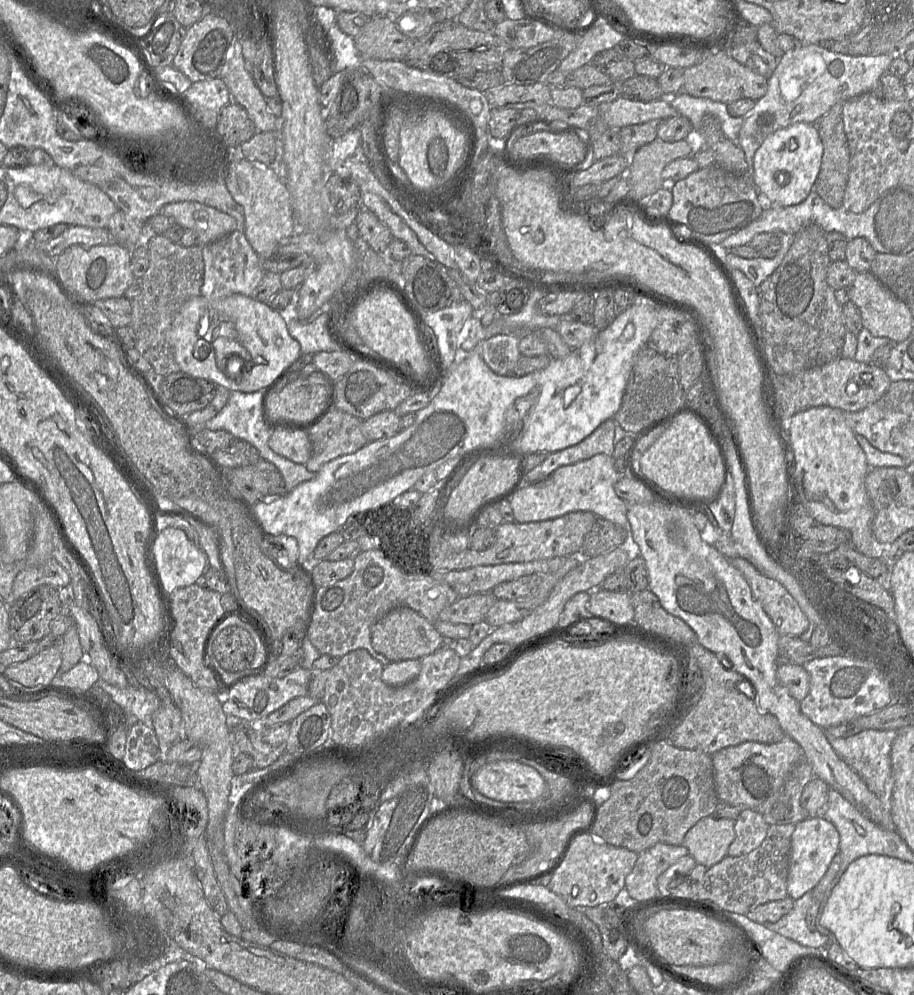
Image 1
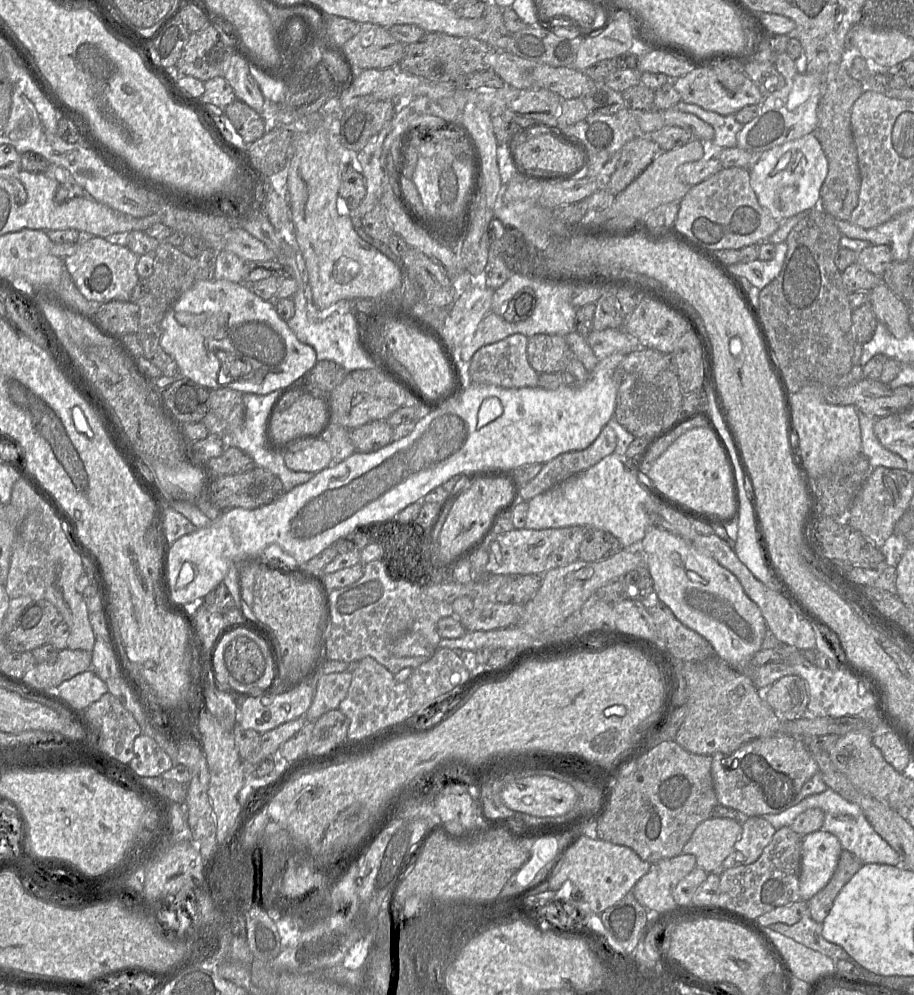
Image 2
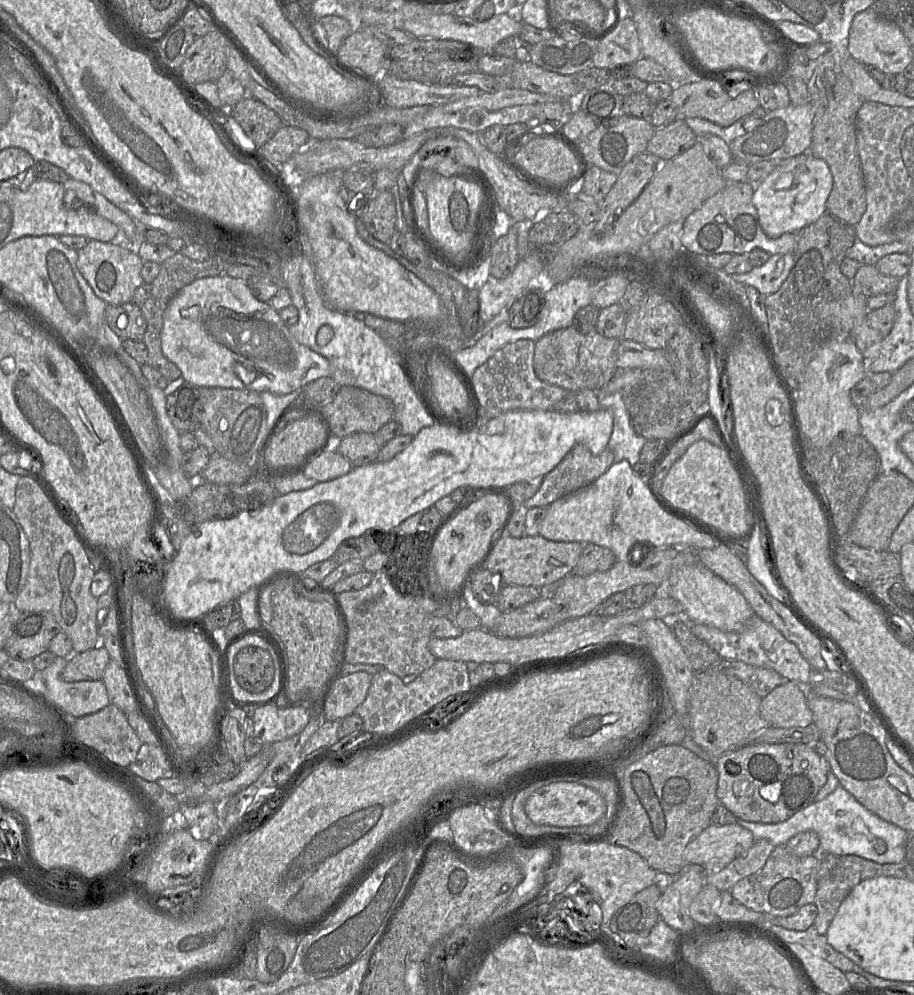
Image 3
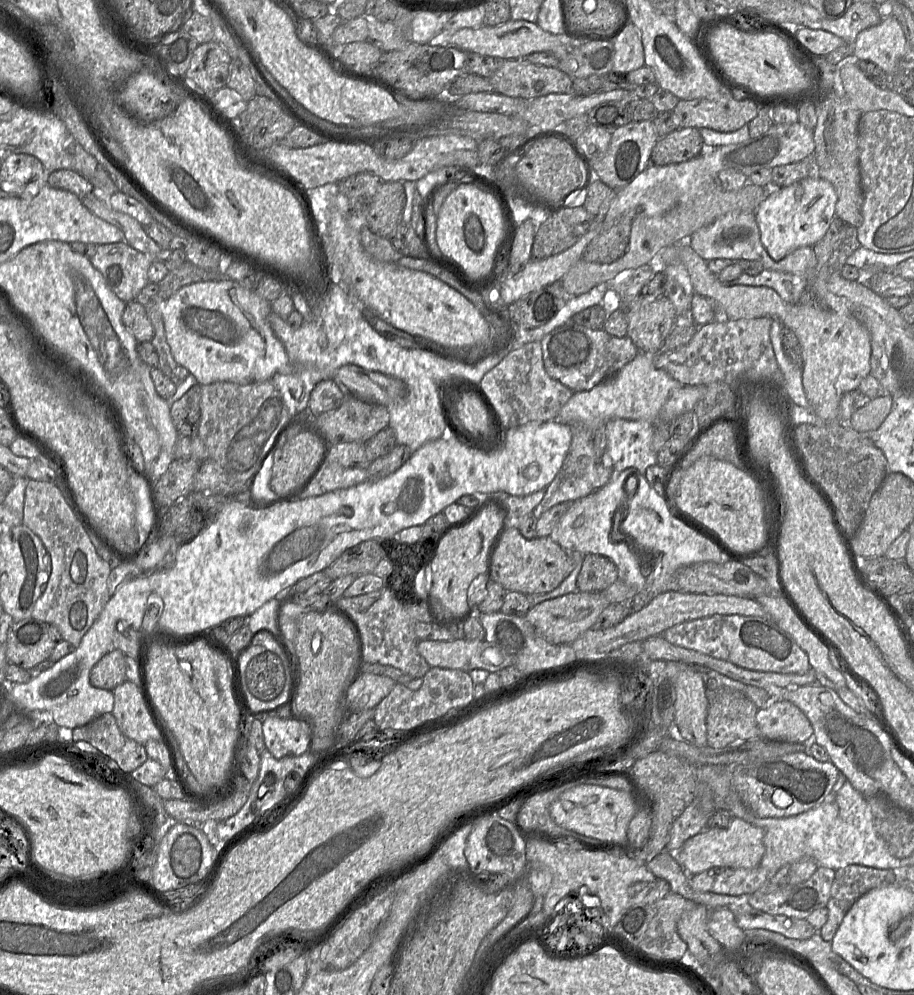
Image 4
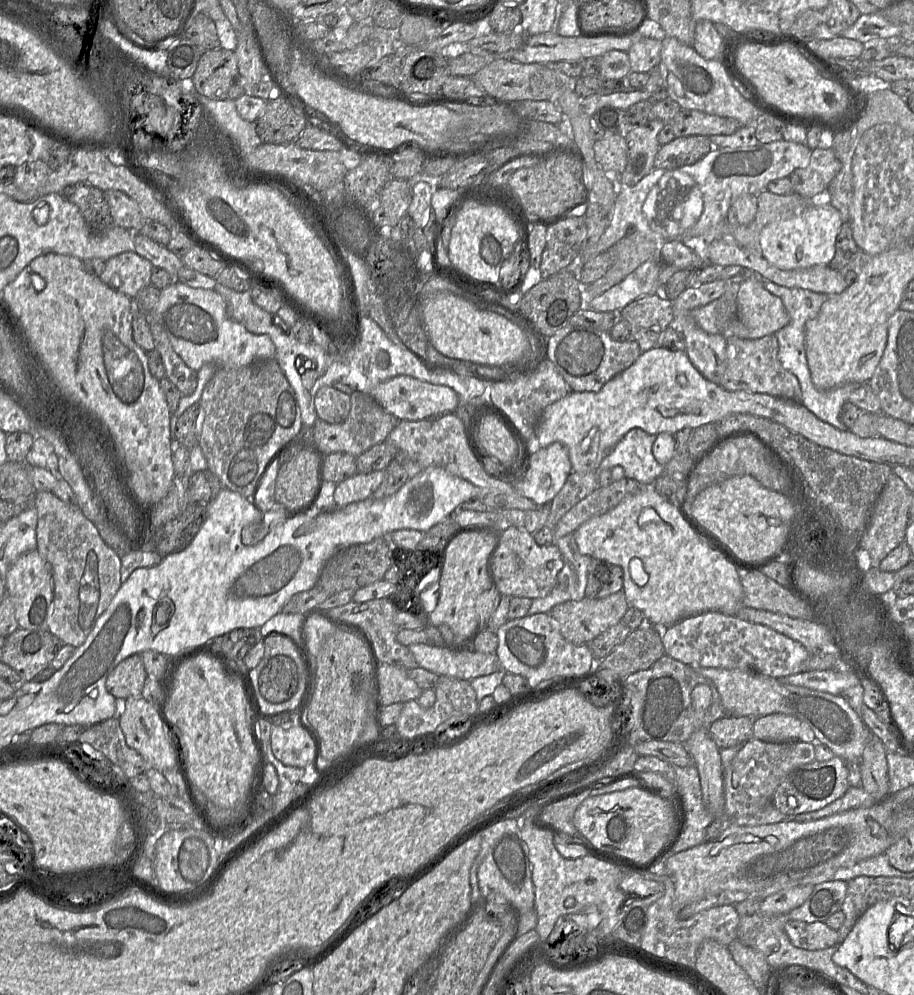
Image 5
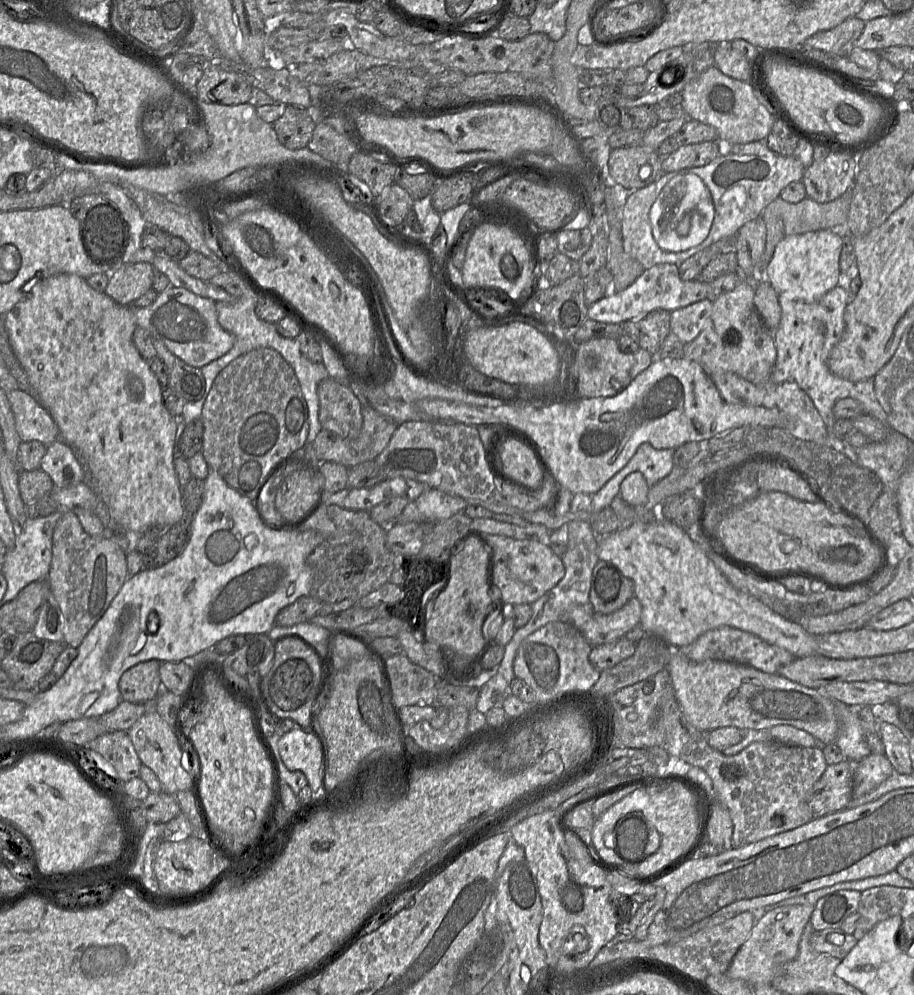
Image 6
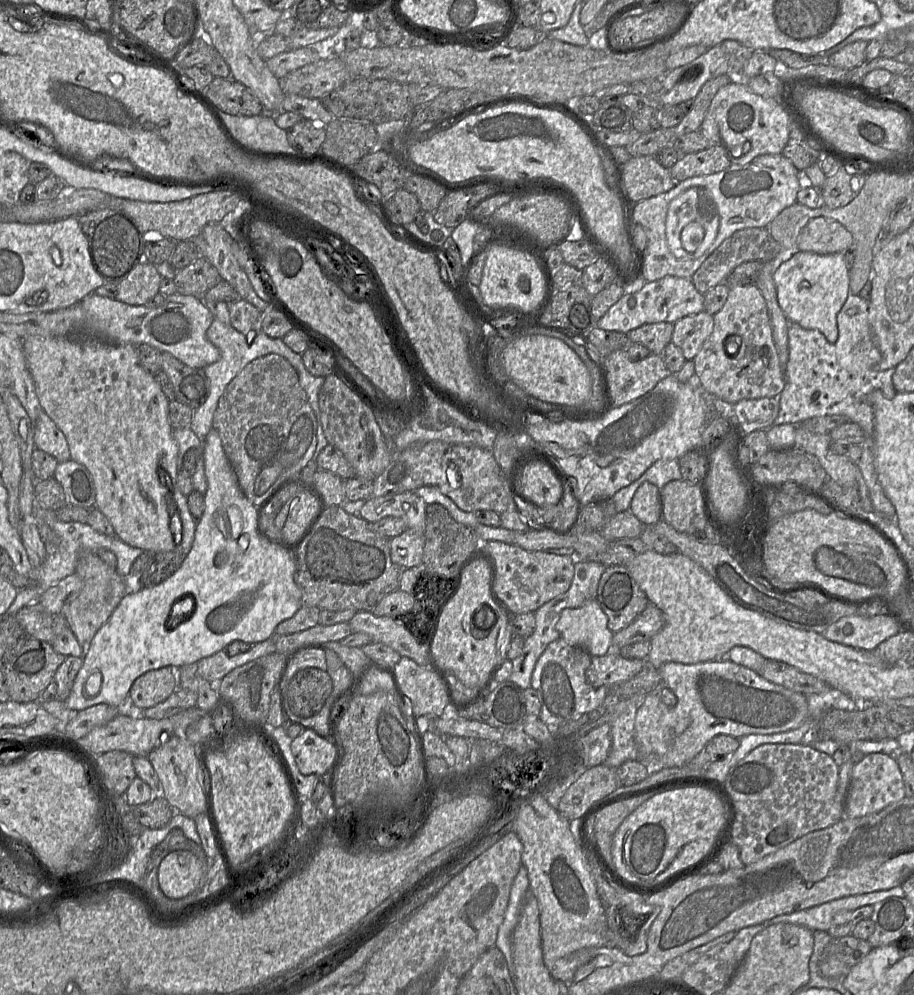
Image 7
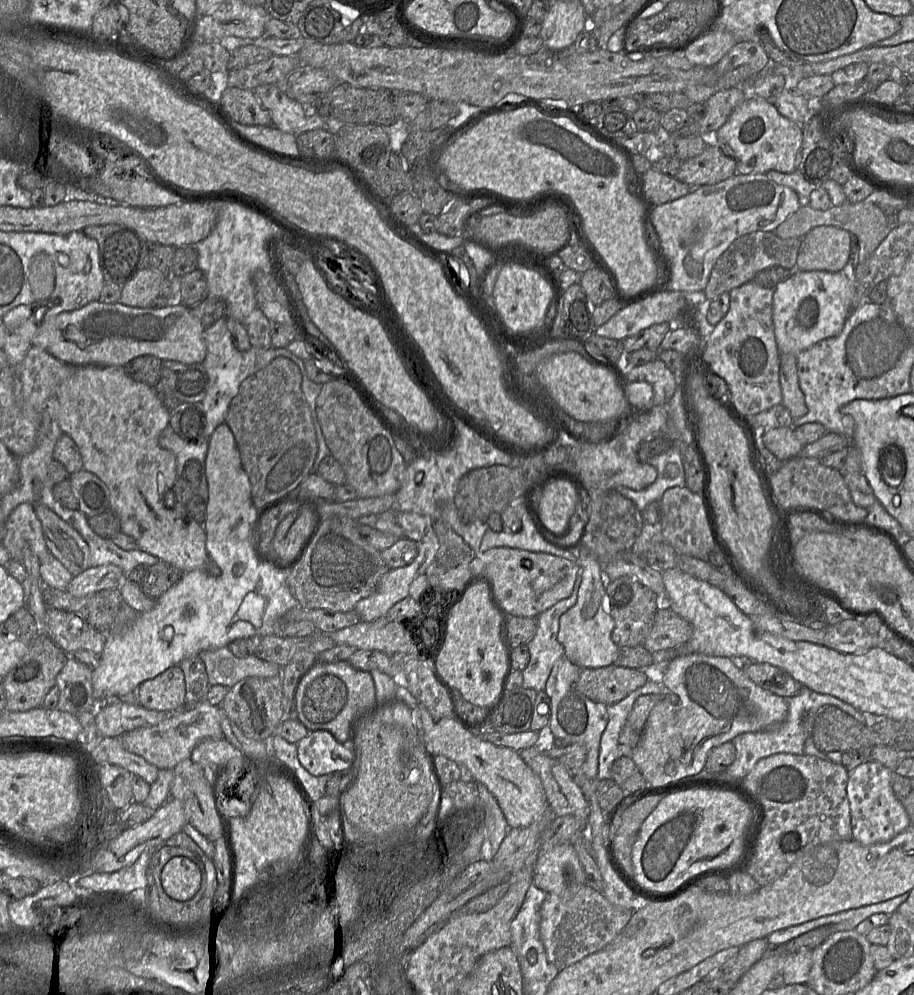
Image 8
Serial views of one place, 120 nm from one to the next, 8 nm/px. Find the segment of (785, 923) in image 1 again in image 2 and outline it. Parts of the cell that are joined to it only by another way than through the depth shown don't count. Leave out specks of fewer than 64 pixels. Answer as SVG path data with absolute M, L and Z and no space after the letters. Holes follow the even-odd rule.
M807 908L802 918L793 925L775 923L771 924L768 928L793 939L807 948L828 956L833 961L847 960L860 973L863 972L864 967L856 962L841 946L829 942L823 937L822 923L818 923L812 919L809 908Z

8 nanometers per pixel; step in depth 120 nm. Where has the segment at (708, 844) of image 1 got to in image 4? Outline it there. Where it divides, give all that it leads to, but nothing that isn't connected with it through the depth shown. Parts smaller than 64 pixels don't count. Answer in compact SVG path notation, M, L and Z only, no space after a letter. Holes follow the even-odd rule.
M733 818L725 828L706 828L687 839L675 852L675 859L688 876L712 868L746 868L753 869L760 865L765 853L763 829L740 818Z

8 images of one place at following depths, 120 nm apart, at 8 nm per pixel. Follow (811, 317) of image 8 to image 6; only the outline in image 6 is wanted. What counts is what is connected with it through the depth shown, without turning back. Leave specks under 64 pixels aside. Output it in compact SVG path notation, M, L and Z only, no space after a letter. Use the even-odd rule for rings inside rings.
M829 230L787 236L775 248L766 267L766 279L777 294L788 293L791 298L816 302L838 286L841 248L842 238Z

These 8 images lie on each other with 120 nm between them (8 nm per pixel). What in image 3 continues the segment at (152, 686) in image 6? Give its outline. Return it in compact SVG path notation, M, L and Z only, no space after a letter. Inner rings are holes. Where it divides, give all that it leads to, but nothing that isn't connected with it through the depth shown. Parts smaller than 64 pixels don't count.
M102 645L72 654L61 673L61 679L65 682L102 680L109 661L109 653Z

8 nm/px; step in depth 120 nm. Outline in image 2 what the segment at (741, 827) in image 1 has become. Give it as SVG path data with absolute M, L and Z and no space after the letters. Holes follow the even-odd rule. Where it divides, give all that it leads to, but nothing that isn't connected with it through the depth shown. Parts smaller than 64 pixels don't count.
M762 816L747 817L733 852L723 861L721 870L755 862L771 842L776 829Z

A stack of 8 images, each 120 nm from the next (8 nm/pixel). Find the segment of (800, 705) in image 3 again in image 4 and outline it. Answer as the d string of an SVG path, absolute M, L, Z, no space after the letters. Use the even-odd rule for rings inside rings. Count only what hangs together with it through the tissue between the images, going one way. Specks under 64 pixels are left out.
M787 700L773 701L765 708L758 708L756 722L761 737L770 741L809 743L814 740L809 719Z

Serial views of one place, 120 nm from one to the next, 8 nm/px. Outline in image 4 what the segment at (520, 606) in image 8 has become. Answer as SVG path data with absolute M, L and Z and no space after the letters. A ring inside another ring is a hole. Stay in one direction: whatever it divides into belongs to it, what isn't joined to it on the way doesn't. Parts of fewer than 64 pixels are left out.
M511 525L504 532L492 557L491 578L506 591L544 594L557 588L573 569L573 555L550 537L526 539L518 527Z

